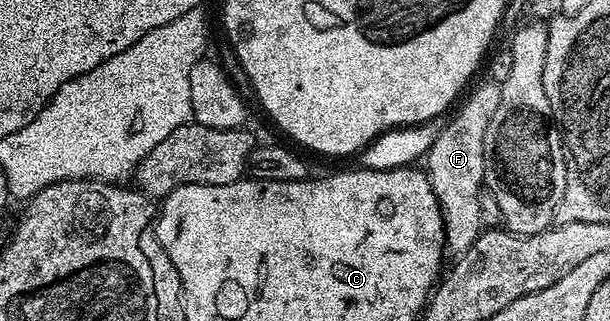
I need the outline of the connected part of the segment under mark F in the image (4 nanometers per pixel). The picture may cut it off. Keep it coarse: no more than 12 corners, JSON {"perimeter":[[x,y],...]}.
{"perimeter":[[498,83],[470,89],[425,155],[448,253],[481,231]]}

